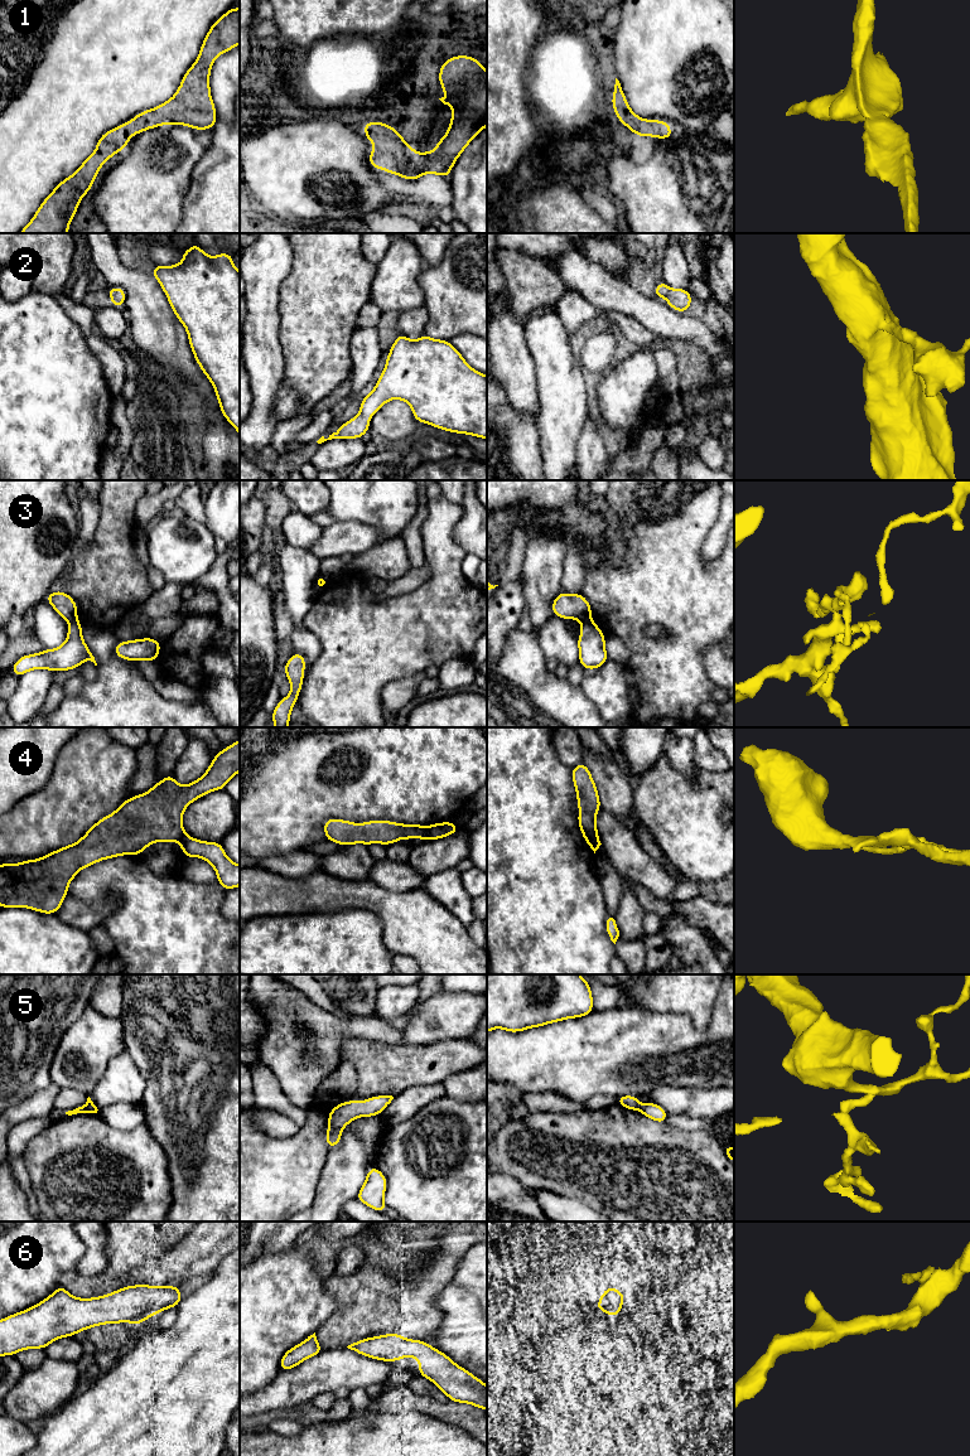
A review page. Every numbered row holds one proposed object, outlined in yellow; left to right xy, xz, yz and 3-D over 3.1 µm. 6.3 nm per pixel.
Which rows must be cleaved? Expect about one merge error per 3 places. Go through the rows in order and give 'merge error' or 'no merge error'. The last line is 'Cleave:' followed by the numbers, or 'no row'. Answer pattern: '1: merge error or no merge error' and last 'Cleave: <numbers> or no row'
1: no merge error
2: no merge error
3: merge error
4: merge error
5: merge error
6: no merge error
Cleave: 3, 4, 5

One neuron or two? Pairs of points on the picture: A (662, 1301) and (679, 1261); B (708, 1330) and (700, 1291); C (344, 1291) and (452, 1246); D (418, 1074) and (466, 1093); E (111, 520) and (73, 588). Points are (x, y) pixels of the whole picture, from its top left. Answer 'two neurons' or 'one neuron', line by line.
A: one neuron
B: one neuron
C: one neuron
D: two neurons
E: one neuron

